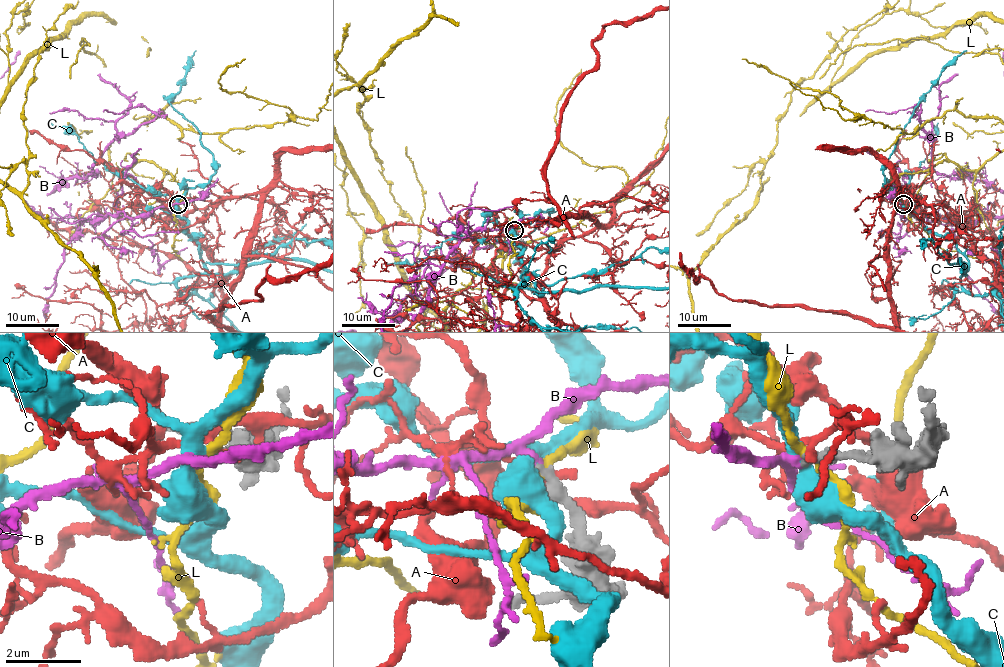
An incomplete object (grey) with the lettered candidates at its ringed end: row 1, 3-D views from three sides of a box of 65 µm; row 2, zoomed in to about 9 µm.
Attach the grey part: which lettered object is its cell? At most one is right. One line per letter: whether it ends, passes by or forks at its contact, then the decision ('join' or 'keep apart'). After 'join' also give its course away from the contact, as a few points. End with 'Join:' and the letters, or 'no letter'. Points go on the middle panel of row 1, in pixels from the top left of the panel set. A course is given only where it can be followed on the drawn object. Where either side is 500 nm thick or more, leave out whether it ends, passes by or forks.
A: it passes by | keep apart
B: it passes by | join
C: it forks | keep apart
L: it passes by | keep apart
Join: B

